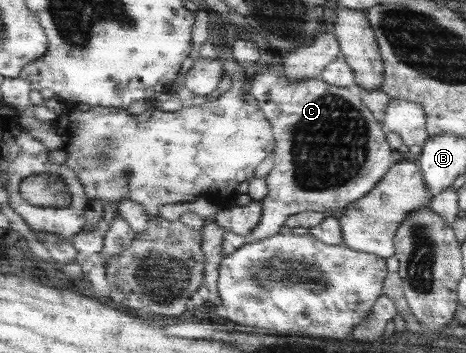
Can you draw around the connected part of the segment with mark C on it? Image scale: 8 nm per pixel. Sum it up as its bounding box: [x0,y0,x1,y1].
[244,66,393,244]

